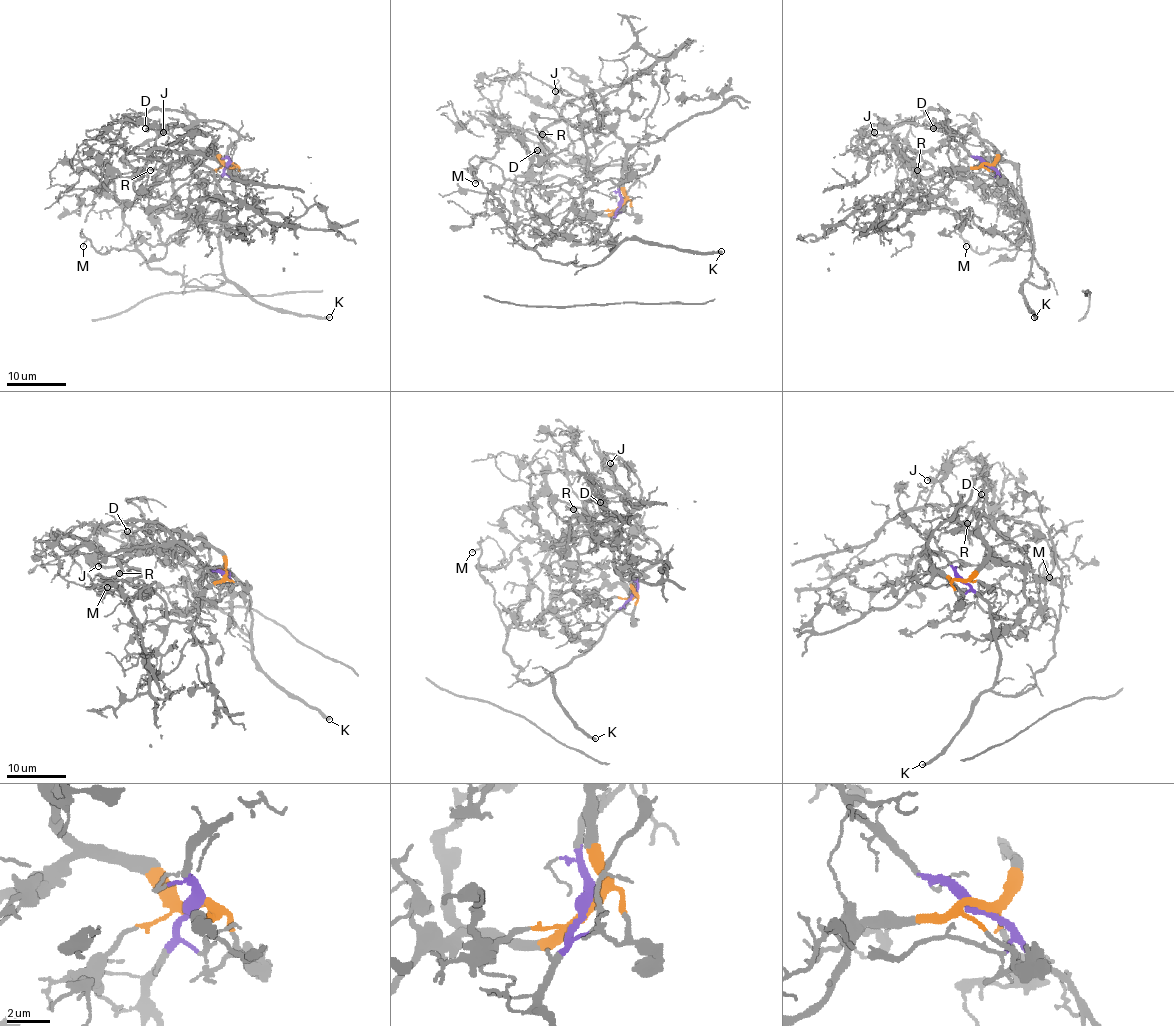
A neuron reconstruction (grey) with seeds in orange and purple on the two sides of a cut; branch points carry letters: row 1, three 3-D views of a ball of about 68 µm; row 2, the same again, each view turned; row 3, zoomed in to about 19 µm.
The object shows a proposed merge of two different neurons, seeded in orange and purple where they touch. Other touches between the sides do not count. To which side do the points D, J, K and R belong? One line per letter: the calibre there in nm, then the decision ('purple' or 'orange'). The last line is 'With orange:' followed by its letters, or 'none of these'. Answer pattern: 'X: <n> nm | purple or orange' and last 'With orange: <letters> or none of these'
D: 140 nm | orange
J: 120 nm | orange
K: 360 nm | purple
R: 110 nm | orange
With orange: D, J, R

